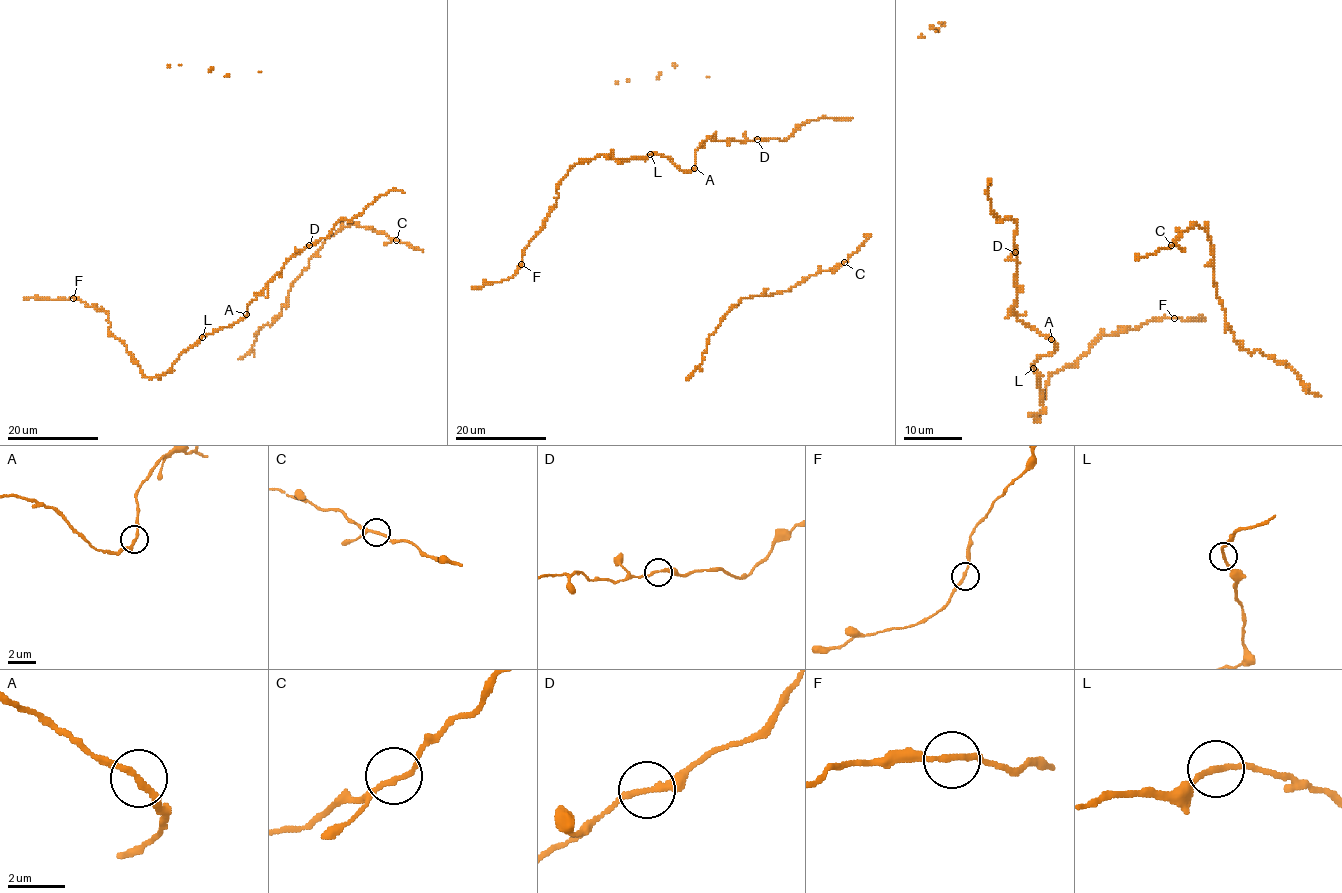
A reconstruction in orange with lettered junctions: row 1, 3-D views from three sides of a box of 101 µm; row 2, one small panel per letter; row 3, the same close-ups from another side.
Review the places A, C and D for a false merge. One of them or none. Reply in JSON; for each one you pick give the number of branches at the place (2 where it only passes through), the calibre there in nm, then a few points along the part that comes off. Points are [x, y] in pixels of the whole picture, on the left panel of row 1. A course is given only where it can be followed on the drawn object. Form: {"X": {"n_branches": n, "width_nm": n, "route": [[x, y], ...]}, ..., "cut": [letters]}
{"cut": []}

